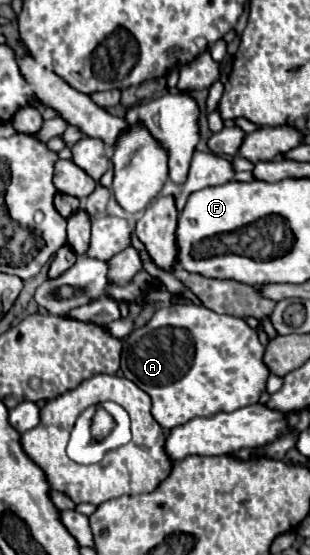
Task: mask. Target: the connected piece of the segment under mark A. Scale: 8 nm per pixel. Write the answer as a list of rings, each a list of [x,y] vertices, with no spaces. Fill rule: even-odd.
[[[192,302],[160,308],[146,326],[132,330],[122,340],[122,344],[122,374],[152,398],[152,416],[166,430],[182,426],[196,416],[234,412],[242,406],[258,402],[270,376],[270,368],[264,362],[266,348],[260,344],[258,332],[254,328],[250,328],[240,318],[214,314],[208,308],[196,306]]]

